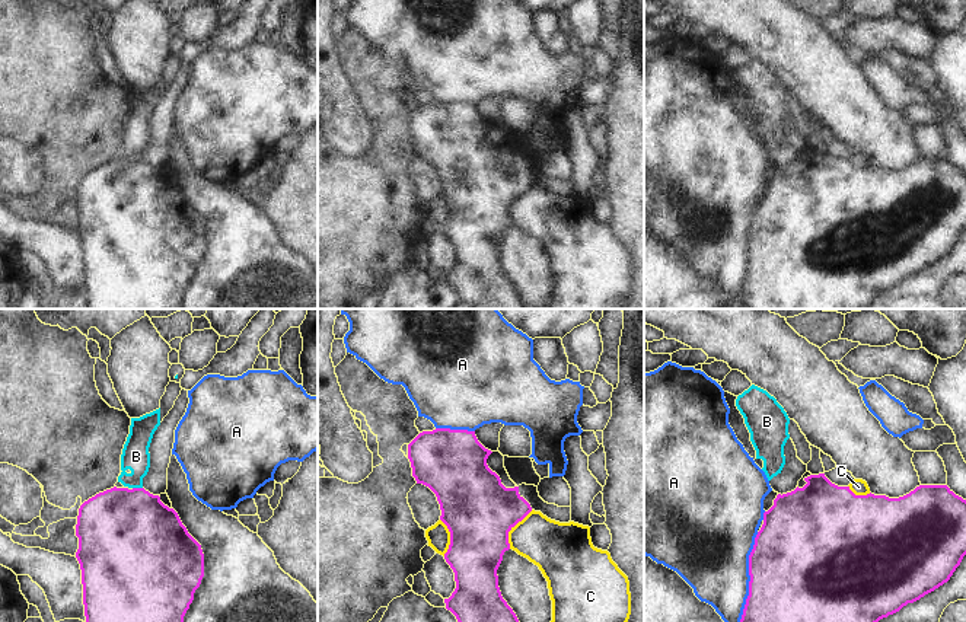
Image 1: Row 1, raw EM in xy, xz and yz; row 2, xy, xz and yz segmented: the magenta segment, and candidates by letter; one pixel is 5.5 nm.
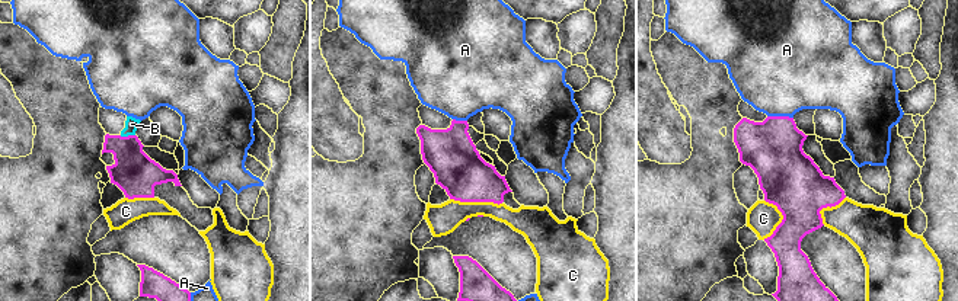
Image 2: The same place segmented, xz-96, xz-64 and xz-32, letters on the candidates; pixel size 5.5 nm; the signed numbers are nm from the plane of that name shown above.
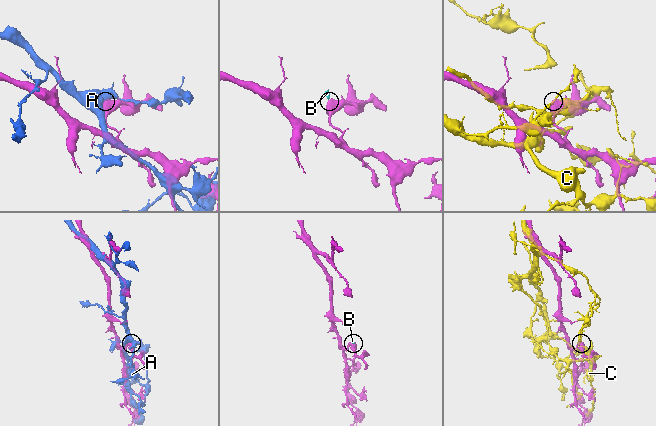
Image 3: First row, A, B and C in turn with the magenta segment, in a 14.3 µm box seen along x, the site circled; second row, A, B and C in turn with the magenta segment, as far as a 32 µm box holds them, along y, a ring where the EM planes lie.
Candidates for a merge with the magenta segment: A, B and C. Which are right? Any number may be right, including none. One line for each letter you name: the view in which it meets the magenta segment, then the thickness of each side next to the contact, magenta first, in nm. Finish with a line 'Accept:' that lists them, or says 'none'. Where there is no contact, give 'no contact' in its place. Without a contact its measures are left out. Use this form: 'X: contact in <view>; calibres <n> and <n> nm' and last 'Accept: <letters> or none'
Accept: none

